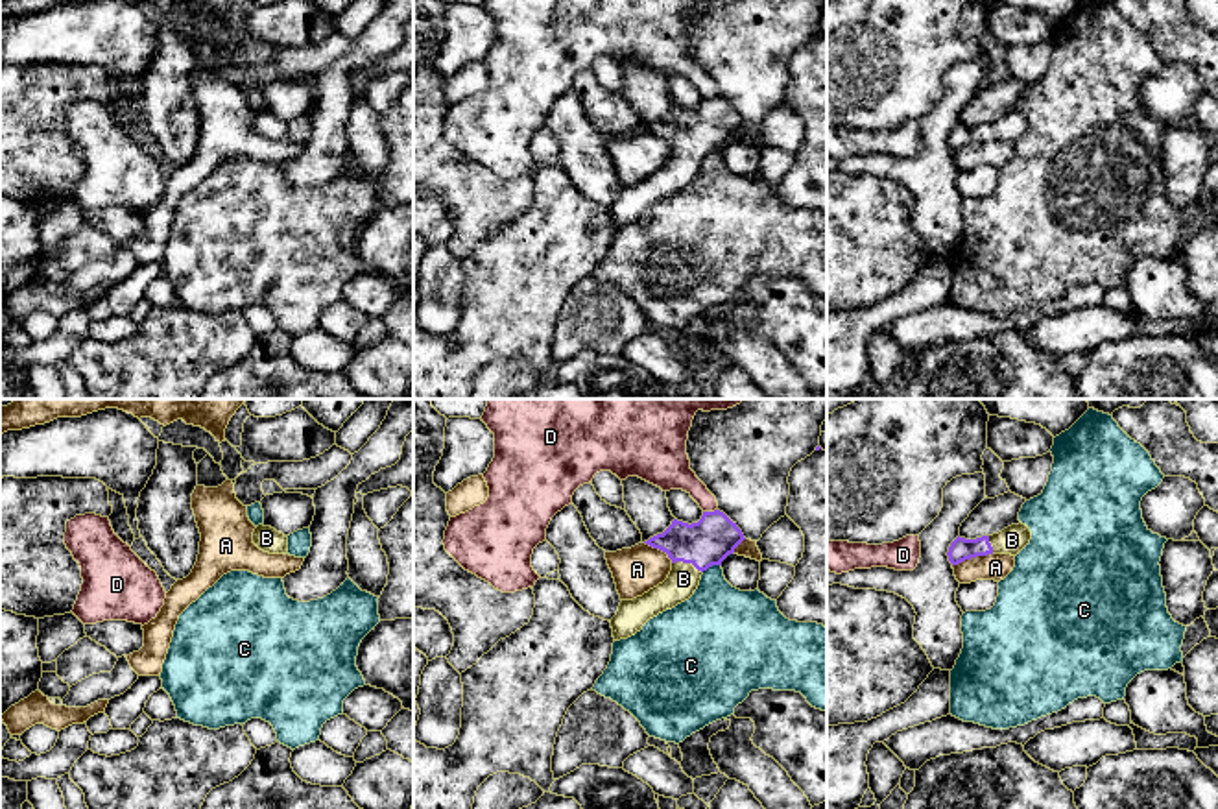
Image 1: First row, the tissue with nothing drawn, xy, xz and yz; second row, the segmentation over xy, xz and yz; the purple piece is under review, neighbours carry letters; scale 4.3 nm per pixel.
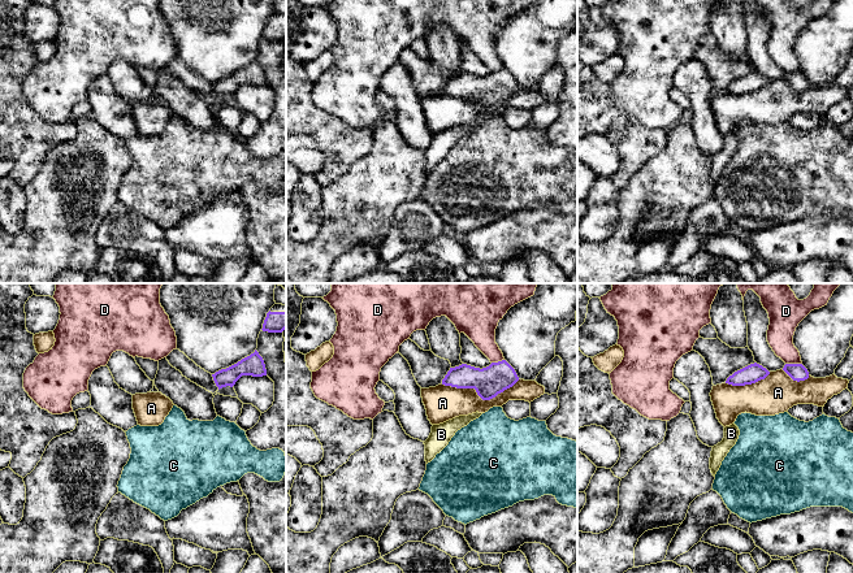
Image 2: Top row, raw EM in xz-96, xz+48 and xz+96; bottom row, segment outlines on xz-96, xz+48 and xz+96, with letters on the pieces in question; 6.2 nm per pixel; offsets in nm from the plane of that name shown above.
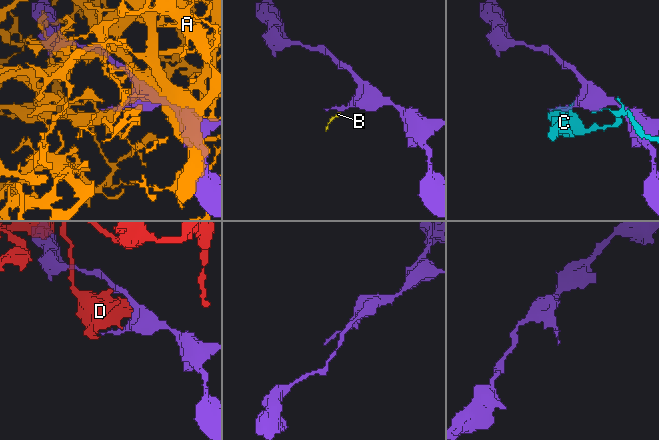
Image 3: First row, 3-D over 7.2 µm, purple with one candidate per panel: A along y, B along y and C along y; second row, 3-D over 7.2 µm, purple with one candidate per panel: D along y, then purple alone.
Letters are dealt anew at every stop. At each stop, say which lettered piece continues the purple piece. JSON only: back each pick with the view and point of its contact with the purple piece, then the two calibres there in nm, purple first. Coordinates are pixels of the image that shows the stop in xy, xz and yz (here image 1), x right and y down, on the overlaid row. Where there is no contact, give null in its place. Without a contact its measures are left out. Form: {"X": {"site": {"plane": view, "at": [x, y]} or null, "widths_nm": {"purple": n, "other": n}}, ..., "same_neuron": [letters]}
{"B": {"site": {"plane": "xz", "at": [687, 562]}, "widths_nm": {"purple": 200, "other": 140}}, "same_neuron": ["B"]}

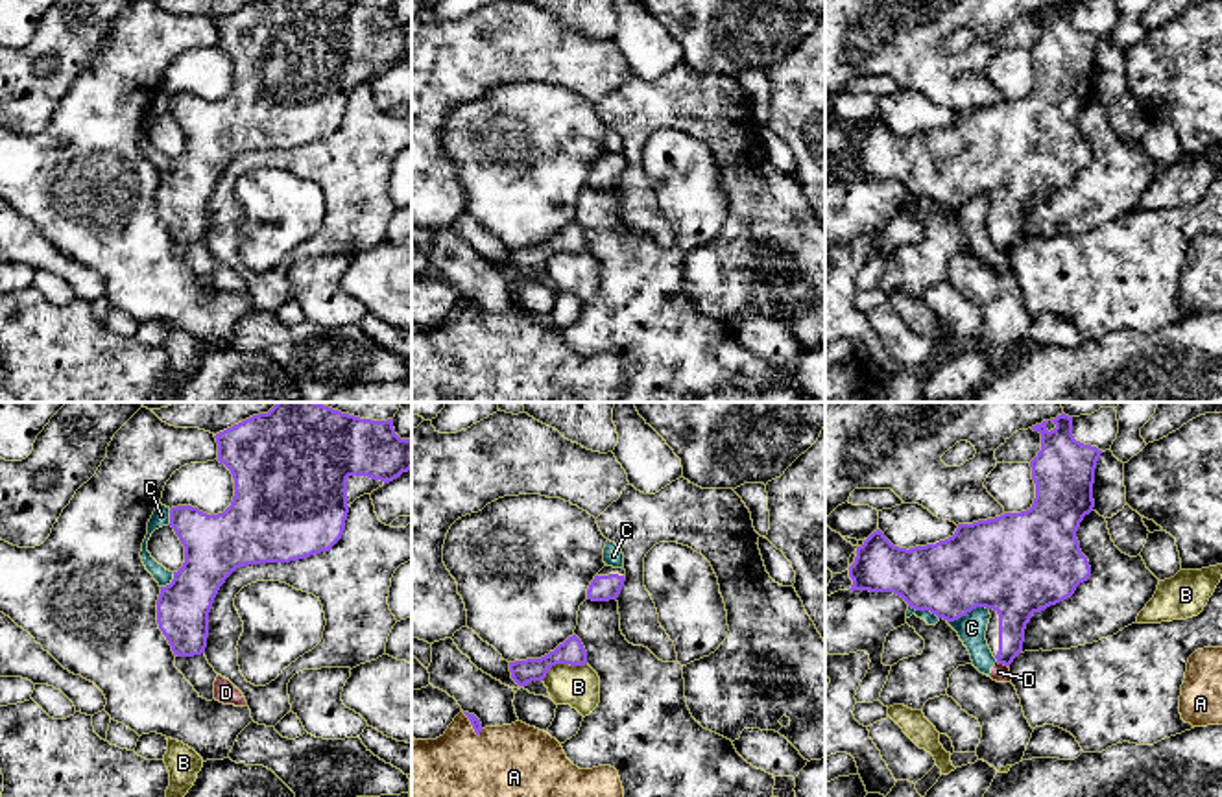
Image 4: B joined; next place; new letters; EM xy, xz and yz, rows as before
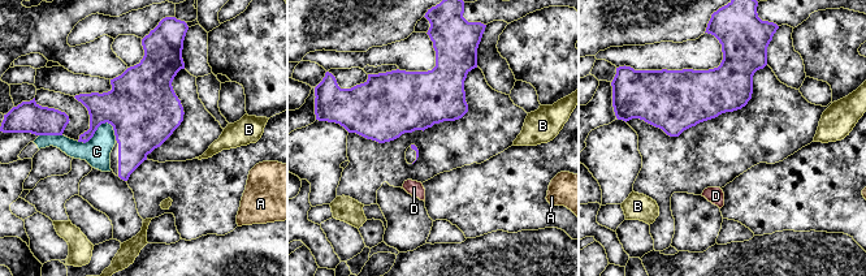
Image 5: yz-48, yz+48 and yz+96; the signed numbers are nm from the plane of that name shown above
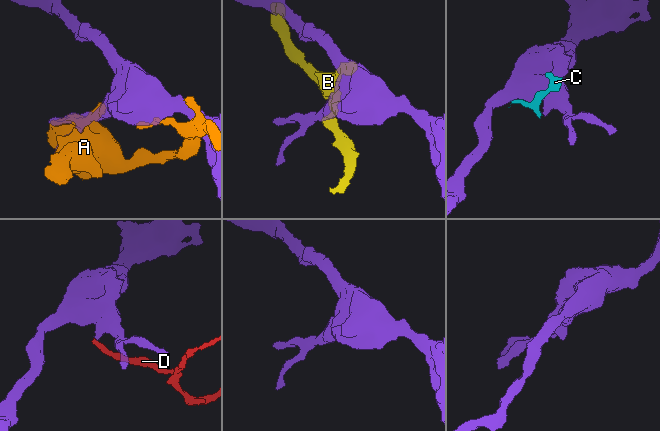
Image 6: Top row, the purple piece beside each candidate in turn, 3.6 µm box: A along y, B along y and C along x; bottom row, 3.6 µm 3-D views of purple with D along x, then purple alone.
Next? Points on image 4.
{"same_neuron": []}

